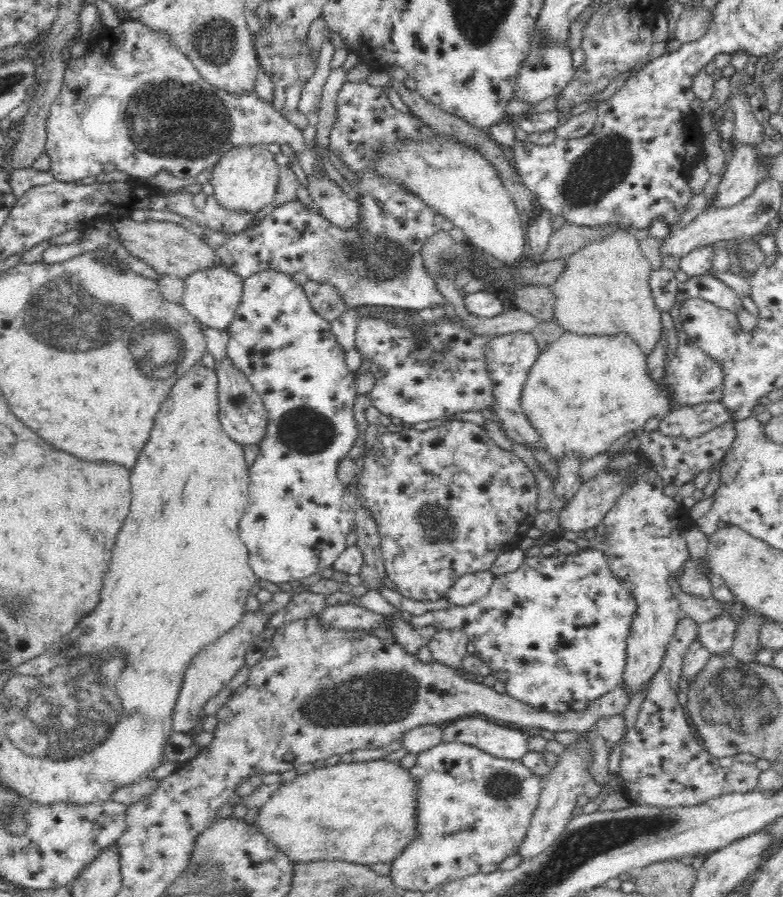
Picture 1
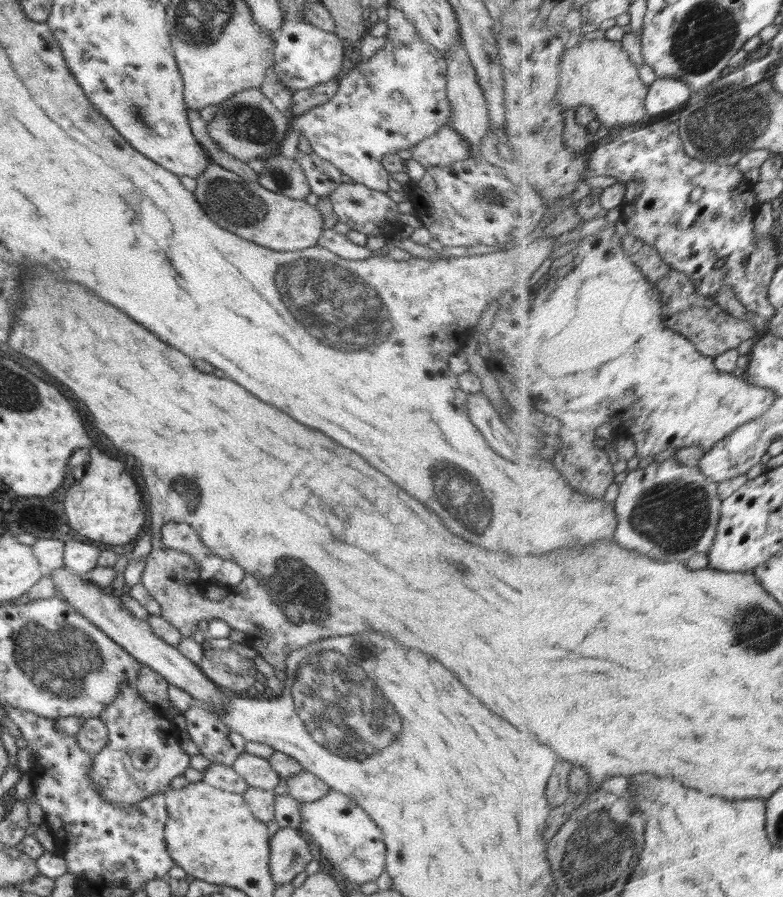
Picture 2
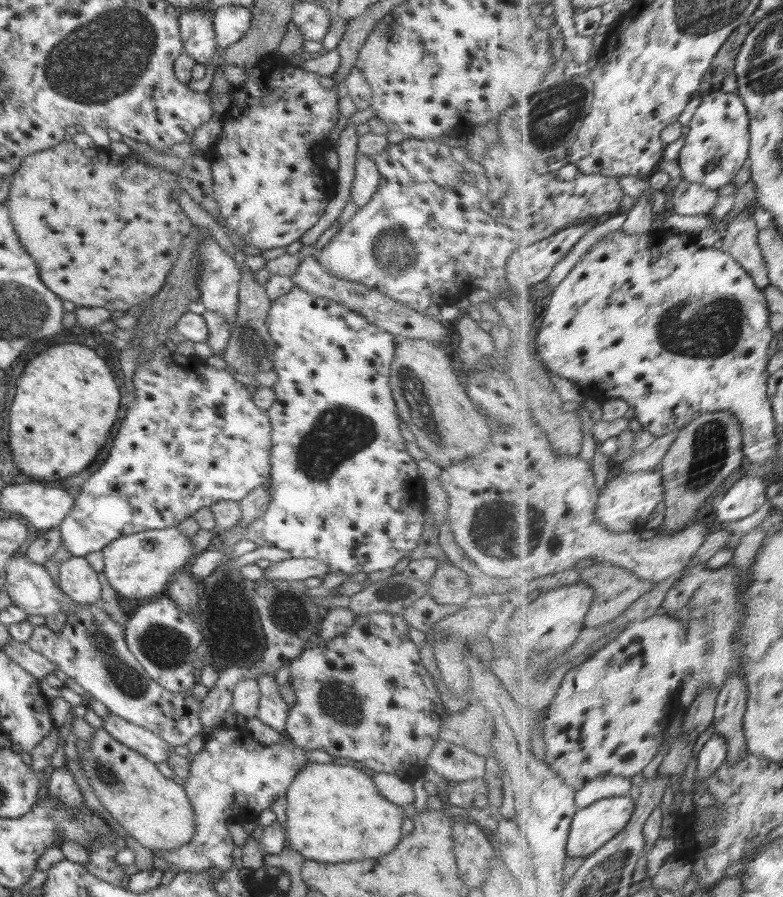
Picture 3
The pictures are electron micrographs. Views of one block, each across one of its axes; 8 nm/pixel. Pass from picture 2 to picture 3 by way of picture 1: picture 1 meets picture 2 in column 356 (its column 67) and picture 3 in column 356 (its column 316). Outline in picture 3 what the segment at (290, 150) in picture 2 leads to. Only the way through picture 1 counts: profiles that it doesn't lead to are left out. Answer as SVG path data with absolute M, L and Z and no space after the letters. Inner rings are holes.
M357 154L355 178L350 191L351 200L362 208L366 206L378 190L380 174L372 157Z

